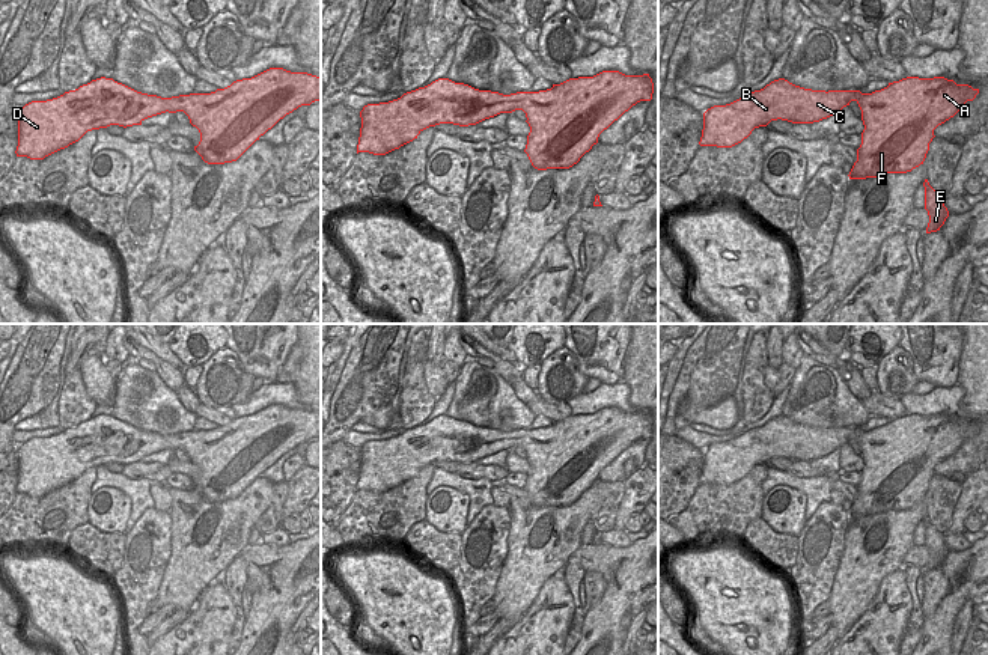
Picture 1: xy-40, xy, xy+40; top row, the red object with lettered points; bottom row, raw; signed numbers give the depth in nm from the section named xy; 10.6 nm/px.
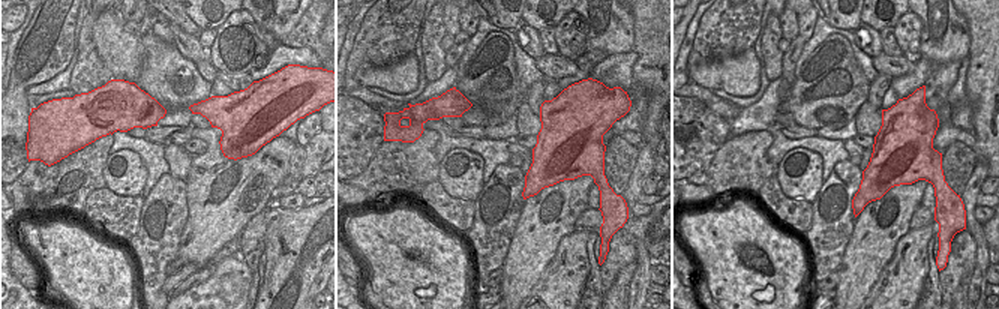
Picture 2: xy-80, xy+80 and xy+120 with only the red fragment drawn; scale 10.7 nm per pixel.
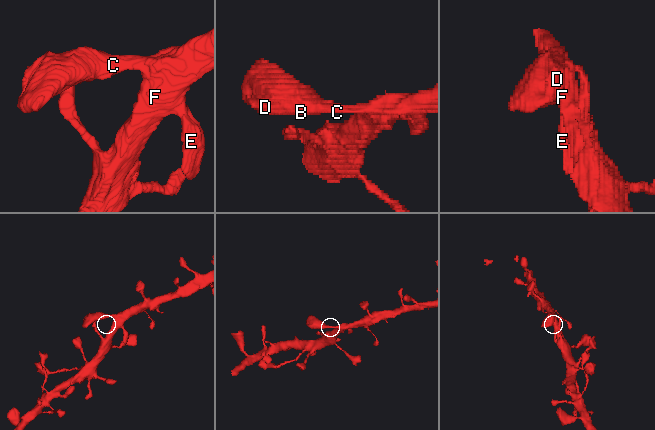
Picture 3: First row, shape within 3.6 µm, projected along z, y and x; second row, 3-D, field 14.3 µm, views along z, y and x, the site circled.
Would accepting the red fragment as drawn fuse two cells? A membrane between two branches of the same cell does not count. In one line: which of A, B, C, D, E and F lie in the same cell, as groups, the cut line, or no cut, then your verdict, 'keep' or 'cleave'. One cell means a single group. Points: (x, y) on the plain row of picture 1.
A B C D E F | no cut | keep

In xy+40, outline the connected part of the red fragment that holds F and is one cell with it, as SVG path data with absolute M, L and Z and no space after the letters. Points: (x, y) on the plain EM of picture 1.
M907 414L872 431L812 428L785 416L703 450L699 482L732 485L771 458L813 461L855 438L864 467L849 516L907 510L923 501L934 467L953 455L979 426L944 414Z

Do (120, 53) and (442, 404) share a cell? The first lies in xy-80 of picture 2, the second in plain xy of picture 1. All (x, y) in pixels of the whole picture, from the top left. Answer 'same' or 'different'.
different

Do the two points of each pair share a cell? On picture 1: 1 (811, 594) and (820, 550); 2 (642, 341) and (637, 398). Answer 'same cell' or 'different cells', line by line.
1: same cell
2: same cell

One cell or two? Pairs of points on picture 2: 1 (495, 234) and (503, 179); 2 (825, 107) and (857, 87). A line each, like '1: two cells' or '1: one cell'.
1: one cell
2: one cell

